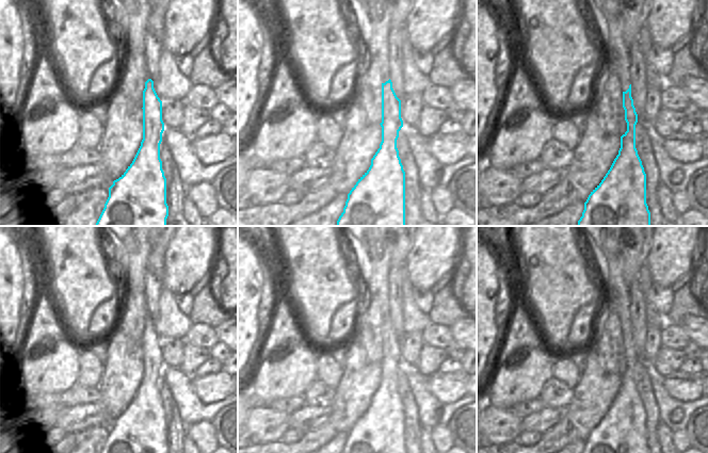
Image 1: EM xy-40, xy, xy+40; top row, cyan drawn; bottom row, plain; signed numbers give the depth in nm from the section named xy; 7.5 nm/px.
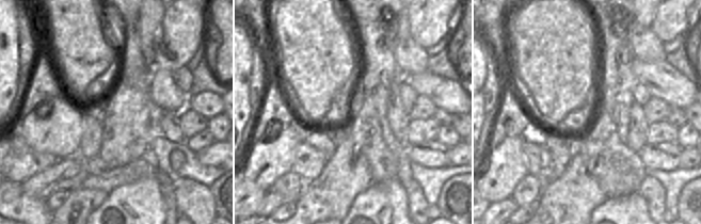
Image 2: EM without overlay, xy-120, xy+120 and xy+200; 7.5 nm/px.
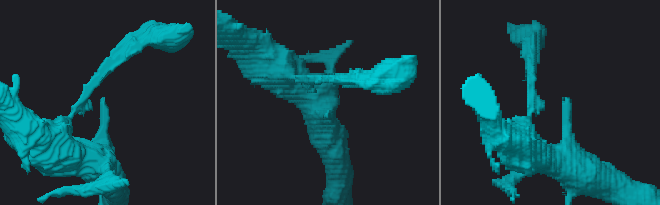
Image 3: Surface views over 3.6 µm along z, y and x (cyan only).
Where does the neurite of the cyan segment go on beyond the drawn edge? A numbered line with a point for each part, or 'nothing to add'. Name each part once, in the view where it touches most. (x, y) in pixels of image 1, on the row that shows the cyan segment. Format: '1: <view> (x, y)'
nothing to add

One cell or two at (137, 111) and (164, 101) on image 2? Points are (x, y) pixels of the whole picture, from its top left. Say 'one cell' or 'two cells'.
two cells

